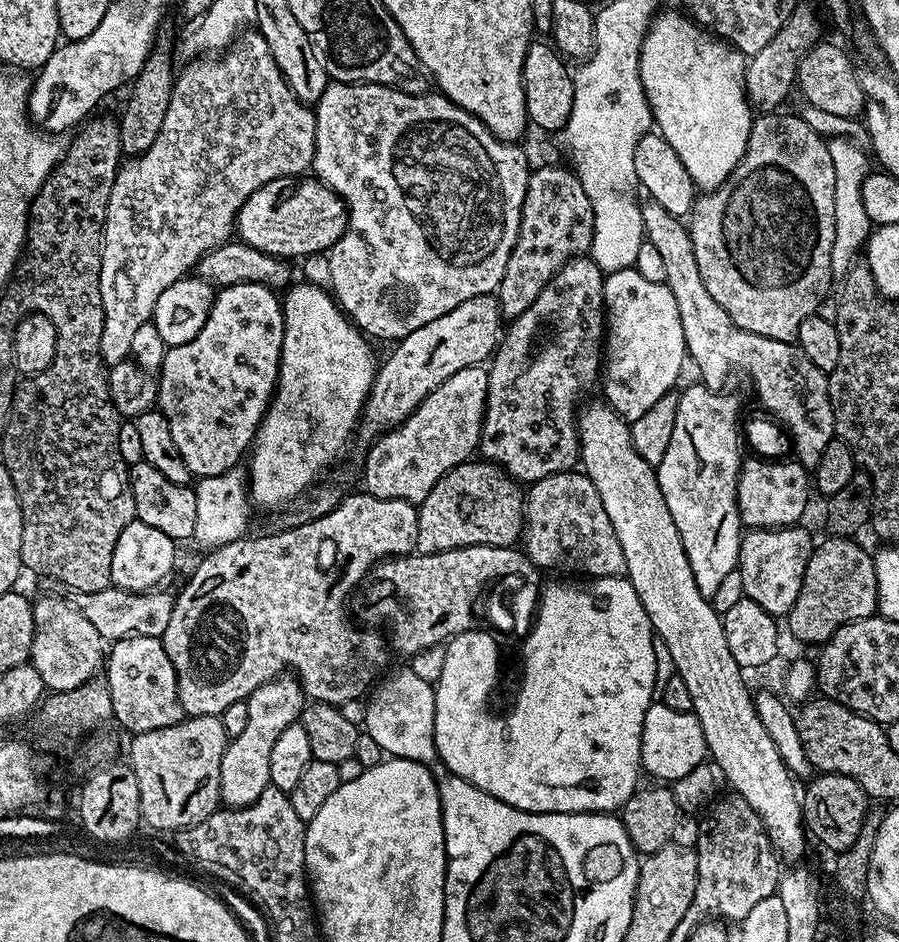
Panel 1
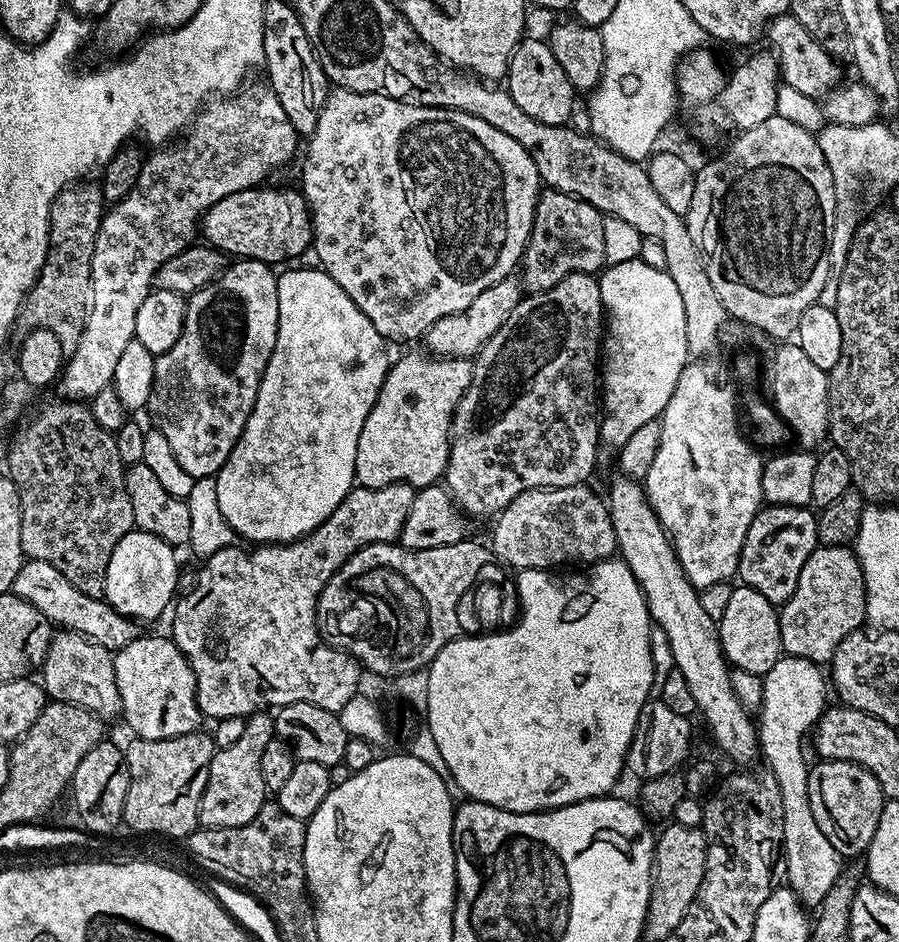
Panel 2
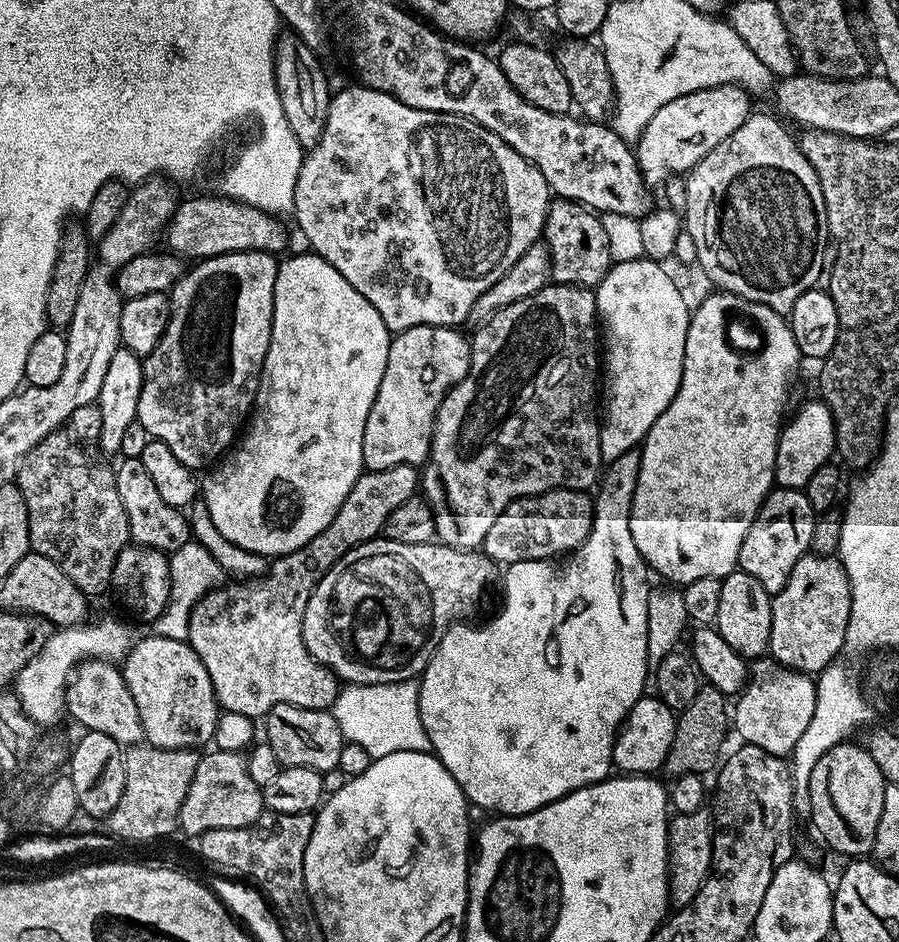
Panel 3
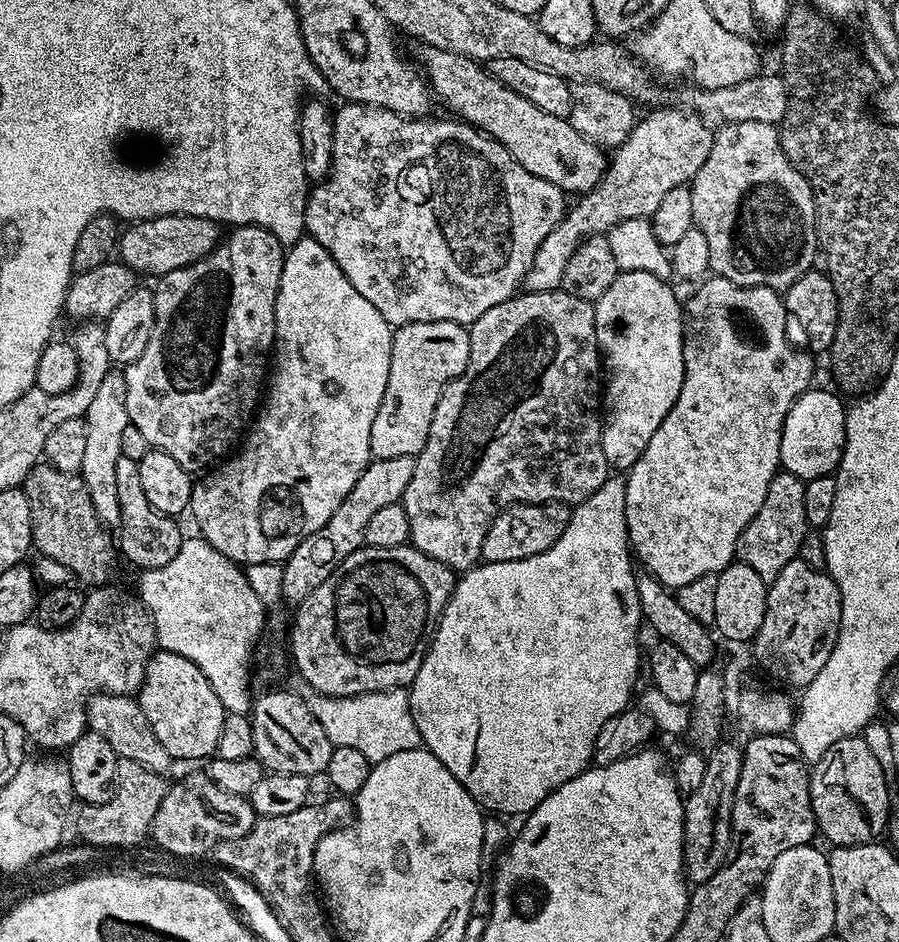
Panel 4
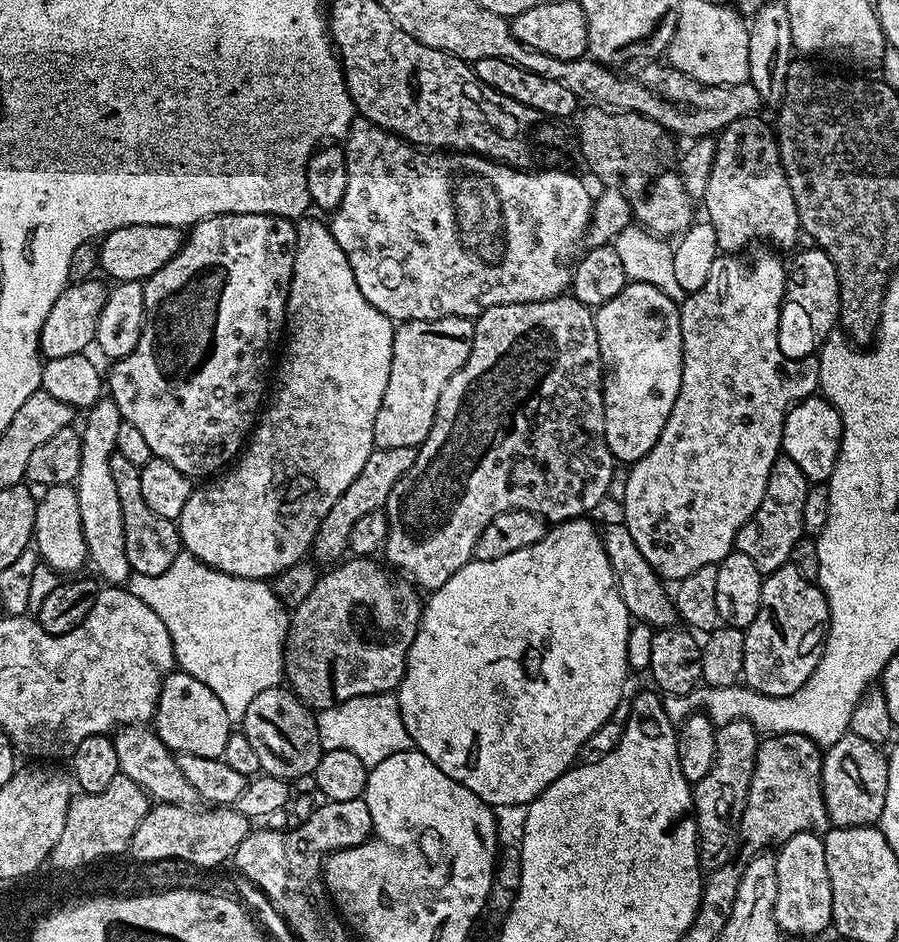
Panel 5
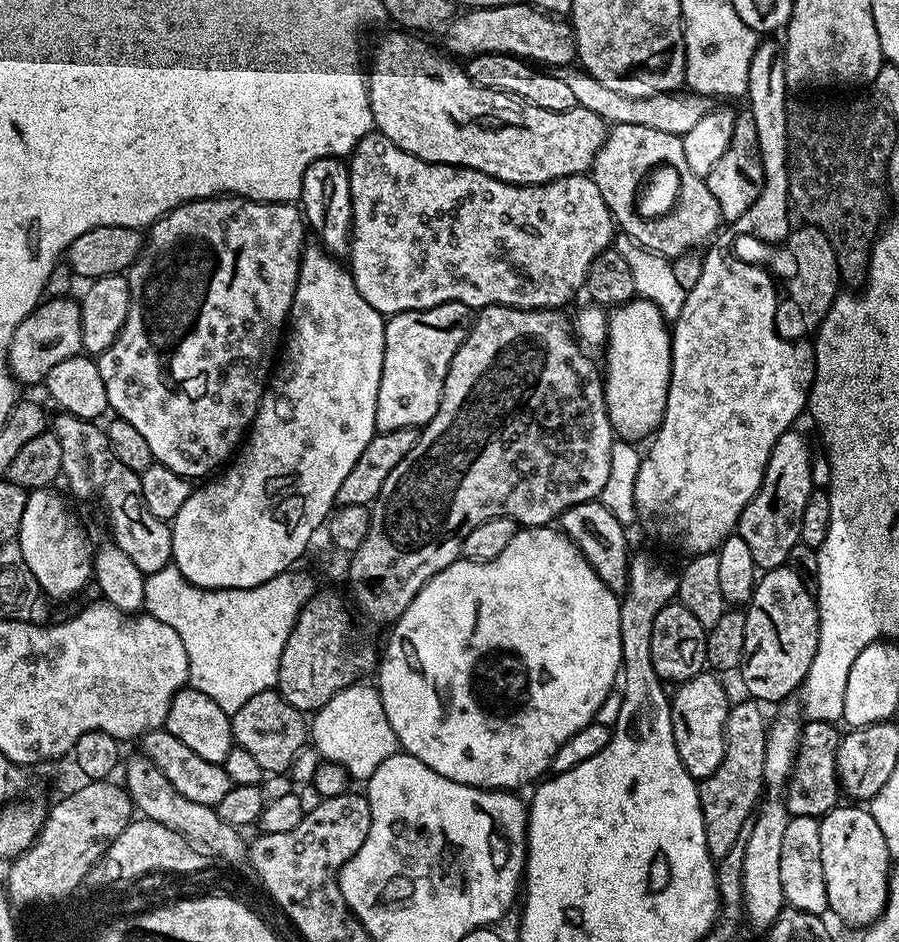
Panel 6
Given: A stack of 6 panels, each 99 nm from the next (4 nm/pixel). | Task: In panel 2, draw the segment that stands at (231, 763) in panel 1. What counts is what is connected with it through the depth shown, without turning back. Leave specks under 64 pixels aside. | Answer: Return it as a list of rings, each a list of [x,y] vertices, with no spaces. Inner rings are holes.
[[[261,710],[245,719],[242,735],[231,746],[217,748],[208,767],[206,790],[198,806],[199,827],[246,826],[264,809],[266,789],[262,782],[262,753],[275,736],[275,719],[267,711]]]

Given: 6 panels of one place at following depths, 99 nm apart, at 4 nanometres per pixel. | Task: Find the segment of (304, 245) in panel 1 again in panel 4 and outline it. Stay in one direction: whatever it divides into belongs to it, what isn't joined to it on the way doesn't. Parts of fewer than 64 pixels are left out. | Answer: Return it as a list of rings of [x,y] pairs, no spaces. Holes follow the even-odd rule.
[[[159,216],[129,223],[119,237],[118,260],[137,274],[159,278],[206,258],[222,239],[221,225],[210,218]]]

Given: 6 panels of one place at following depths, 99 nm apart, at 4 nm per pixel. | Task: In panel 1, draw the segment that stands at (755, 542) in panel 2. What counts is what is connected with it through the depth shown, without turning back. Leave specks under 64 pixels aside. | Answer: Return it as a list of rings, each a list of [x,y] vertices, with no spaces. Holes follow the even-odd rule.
[[[802,527],[754,528],[740,538],[738,570],[742,574],[744,595],[775,618],[787,617],[794,602],[798,602],[798,594],[802,594],[802,578],[806,578],[806,566],[814,547],[811,534]]]

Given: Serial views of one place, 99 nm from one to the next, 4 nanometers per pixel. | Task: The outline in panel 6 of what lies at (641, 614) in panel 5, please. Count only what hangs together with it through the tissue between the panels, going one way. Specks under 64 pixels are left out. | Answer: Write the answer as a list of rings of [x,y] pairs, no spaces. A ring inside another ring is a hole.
[[[599,499],[587,500],[578,506],[570,506],[561,514],[558,521],[559,531],[569,536],[578,546],[578,550],[590,562],[594,574],[602,578],[602,582],[614,593],[623,593],[628,587],[628,561],[630,551],[628,552],[628,536],[625,525],[614,516],[610,509]]]

